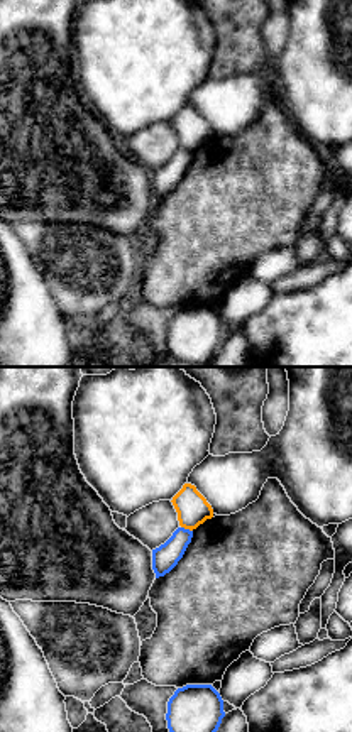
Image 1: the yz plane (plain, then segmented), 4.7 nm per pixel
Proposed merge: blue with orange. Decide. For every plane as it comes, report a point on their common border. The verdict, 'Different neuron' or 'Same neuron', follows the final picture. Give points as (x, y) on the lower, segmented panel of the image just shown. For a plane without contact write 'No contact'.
Touches blue at (186, 529)

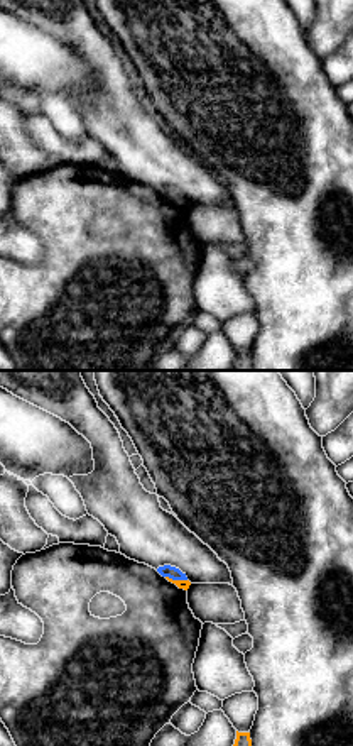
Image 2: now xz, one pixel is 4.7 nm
Touches blue at (176, 579)

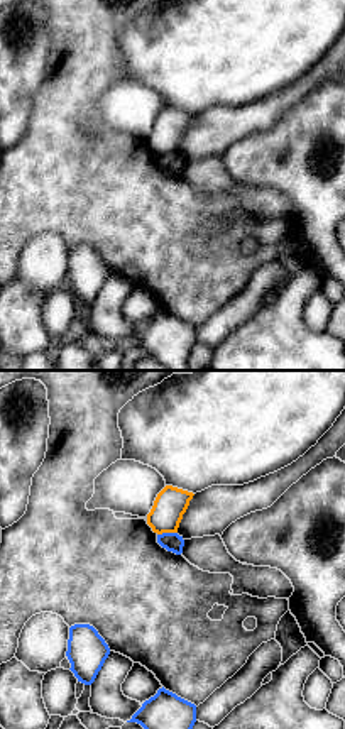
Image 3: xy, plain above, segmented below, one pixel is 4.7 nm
Touches blue at (166, 533)

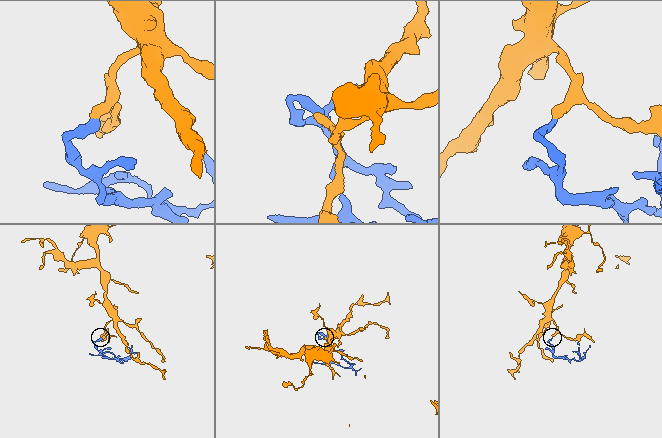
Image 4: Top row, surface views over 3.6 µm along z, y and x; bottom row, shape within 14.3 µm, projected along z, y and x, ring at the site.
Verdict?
Different neuron

